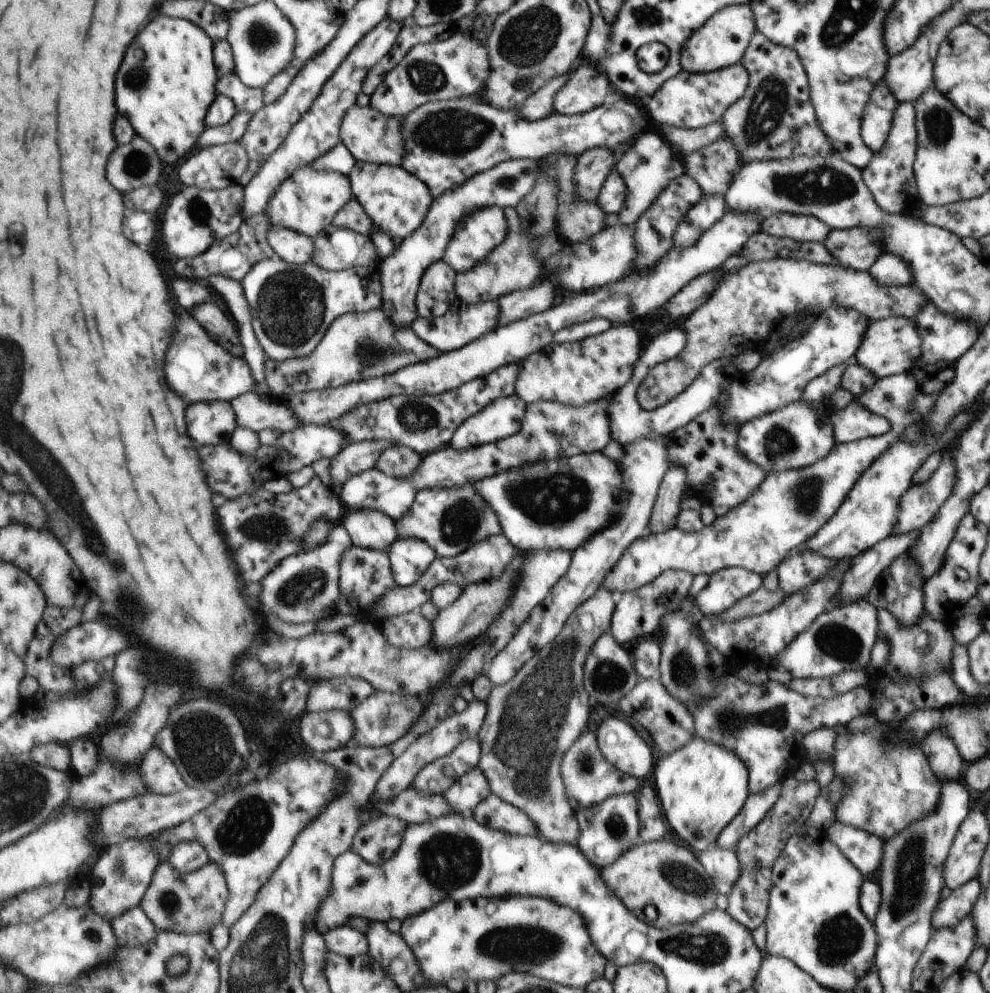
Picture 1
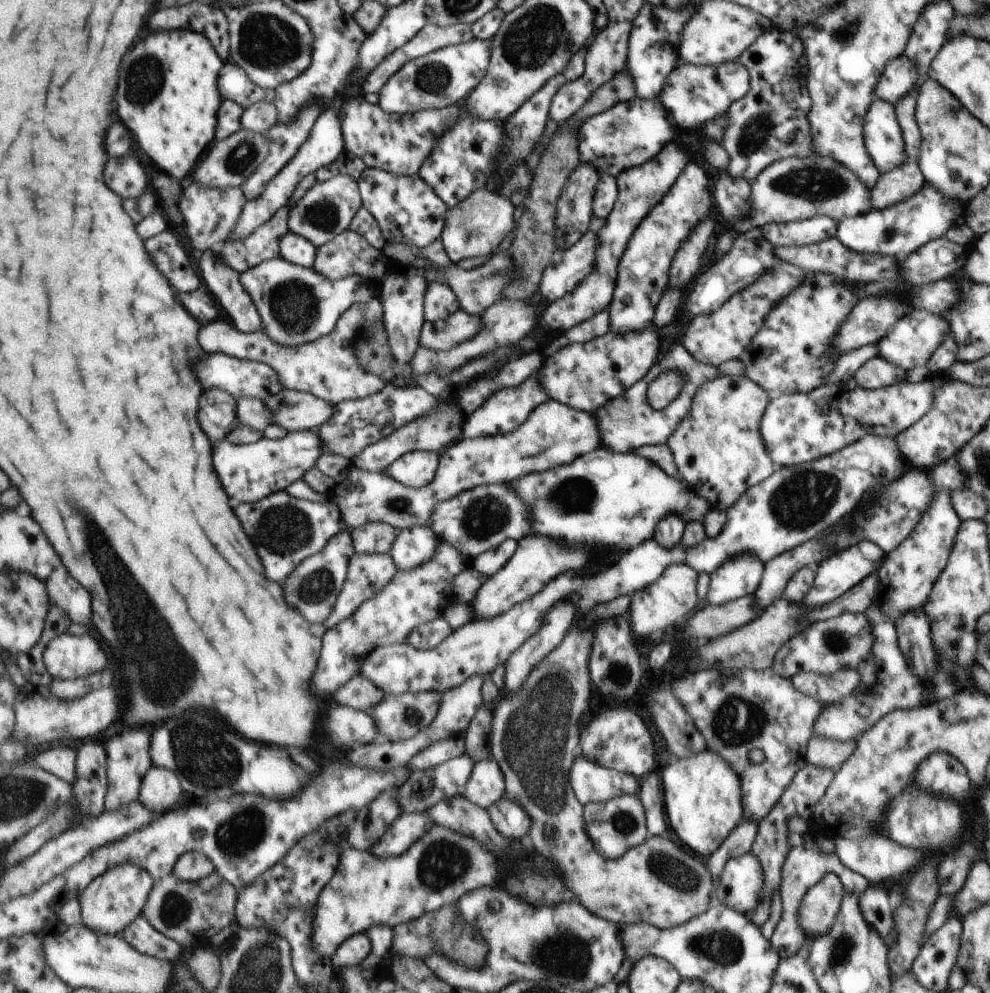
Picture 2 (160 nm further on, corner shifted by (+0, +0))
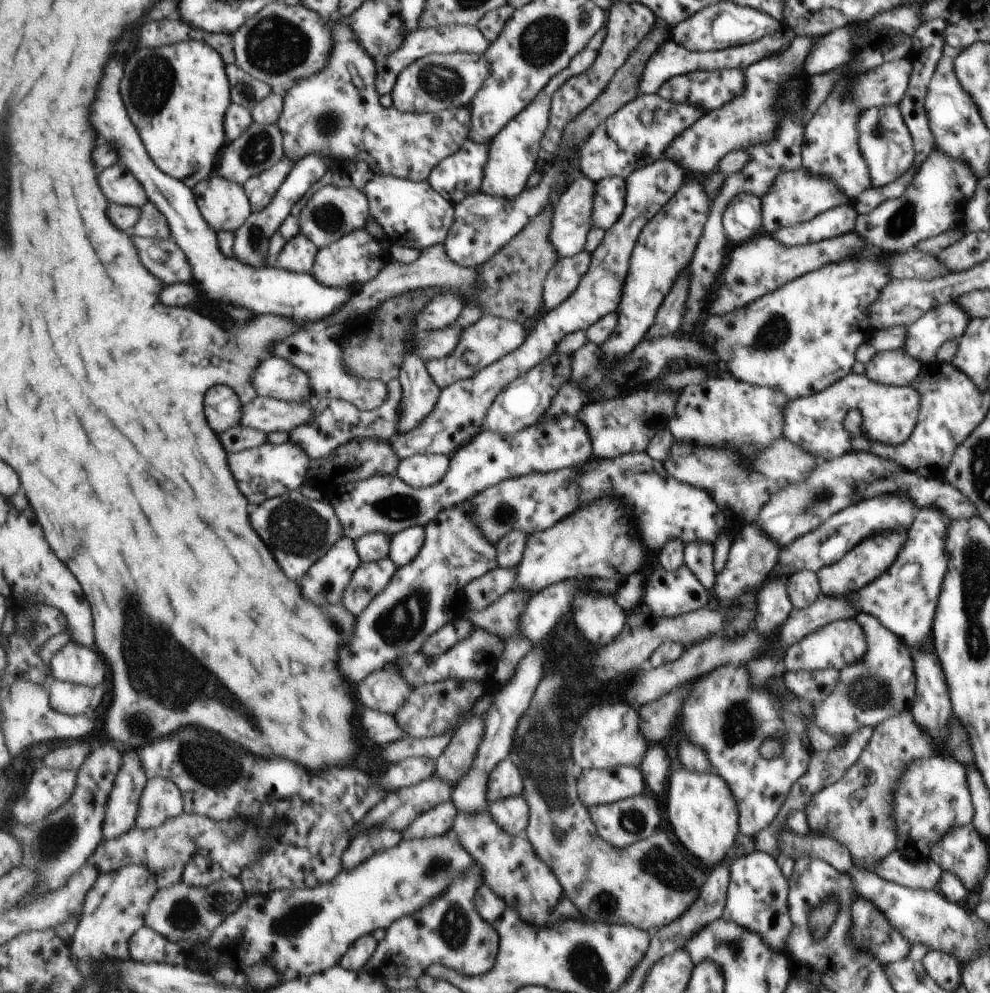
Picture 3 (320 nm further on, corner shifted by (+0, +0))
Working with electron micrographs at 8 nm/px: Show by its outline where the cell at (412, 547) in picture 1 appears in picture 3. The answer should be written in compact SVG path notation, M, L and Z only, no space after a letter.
M422 526L407 528L392 536L390 558L398 568L408 567L420 556L426 542Z

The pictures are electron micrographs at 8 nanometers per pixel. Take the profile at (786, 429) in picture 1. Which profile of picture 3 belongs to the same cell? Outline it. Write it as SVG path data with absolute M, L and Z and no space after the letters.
M846 375L828 388L811 396L787 400L781 410L783 432L781 438L801 446L817 462L833 460L851 450L851 436L843 428L849 410L857 410L858 428L867 440L897 446L913 431L919 410L919 394L910 385L895 387L877 384L864 375Z

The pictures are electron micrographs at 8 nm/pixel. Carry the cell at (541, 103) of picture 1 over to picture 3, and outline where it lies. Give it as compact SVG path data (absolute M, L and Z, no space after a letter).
M607 25L592 39L588 47L585 48L585 51L582 51L569 64L565 71L559 72L547 84L544 91L537 96L536 100L533 100L532 104L529 104L528 108L525 108L524 112L521 112L521 115L518 115L500 135L493 138L493 141L490 143L490 158L484 175L484 184L482 185L483 193L499 196L499 198L517 199L517 196L526 191L525 188L527 188L527 182L529 182L531 174L536 172L535 170L538 168L537 158L539 158L539 150L542 149L541 144L544 140L544 135L549 129L550 117L552 116L552 101L555 94L570 79L583 75L589 71L589 68L593 67L601 51L601 46L605 42L605 36L607 36Z

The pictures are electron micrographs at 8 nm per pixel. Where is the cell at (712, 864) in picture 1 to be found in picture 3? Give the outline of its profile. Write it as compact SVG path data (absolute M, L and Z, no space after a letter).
M760 851L743 854L729 862L728 885L722 916L749 932L757 932L775 952L783 952L785 936L791 930L786 907L787 880L773 856Z

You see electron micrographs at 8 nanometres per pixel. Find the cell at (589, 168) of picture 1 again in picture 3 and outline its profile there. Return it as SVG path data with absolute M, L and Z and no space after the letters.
M576 175L575 182L567 188L557 202L553 218L552 244L557 250L558 257L576 256L585 250L587 234L593 228L593 210L595 208L596 183L587 176Z

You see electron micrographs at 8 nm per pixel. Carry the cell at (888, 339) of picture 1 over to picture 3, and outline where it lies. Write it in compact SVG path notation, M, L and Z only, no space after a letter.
M941 304L905 328L903 351L919 364L933 361L945 340L957 341L964 335L969 320L959 304Z

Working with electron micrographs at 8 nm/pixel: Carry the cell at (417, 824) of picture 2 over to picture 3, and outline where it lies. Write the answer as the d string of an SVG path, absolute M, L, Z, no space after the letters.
M453 801L439 804L433 810L429 810L427 814L423 814L417 822L413 822L411 828L409 828L409 834L413 838L443 836L455 826L457 812L459 812L459 809L453 804Z

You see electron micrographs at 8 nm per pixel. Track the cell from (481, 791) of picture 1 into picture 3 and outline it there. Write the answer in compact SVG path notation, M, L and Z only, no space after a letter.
M506 759L491 770L487 798L493 803L503 798L520 795L523 795L523 776L517 764L513 764L513 760Z

